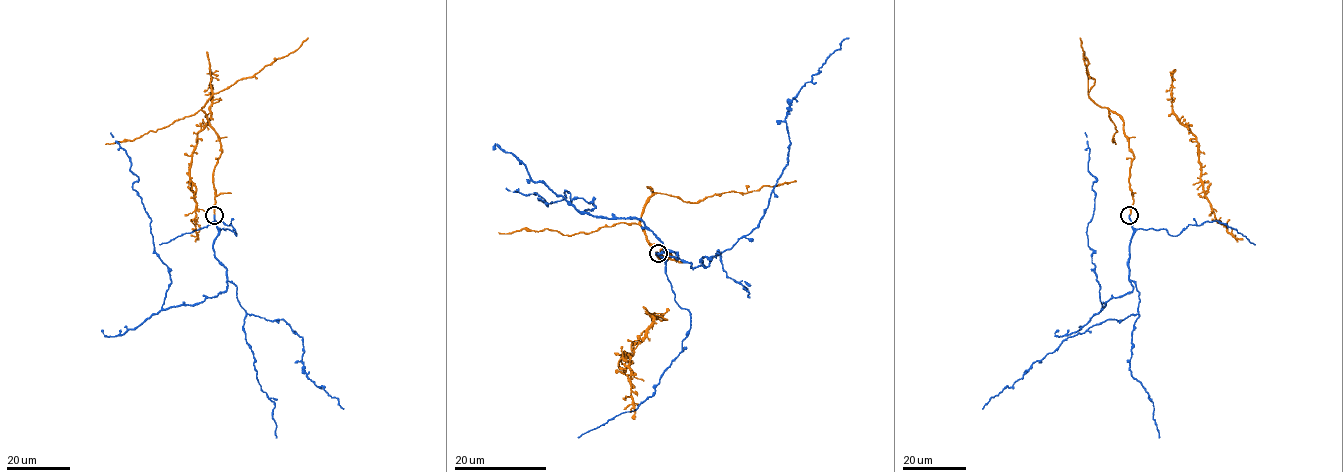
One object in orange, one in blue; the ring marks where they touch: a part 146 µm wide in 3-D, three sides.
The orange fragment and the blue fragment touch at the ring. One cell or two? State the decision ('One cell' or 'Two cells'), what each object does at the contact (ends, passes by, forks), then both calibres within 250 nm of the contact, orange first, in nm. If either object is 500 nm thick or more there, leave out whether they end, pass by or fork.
One cell. At the ring orange ends. At the ring blue ends. Thickness 280 nm (orange) against 300 nm

